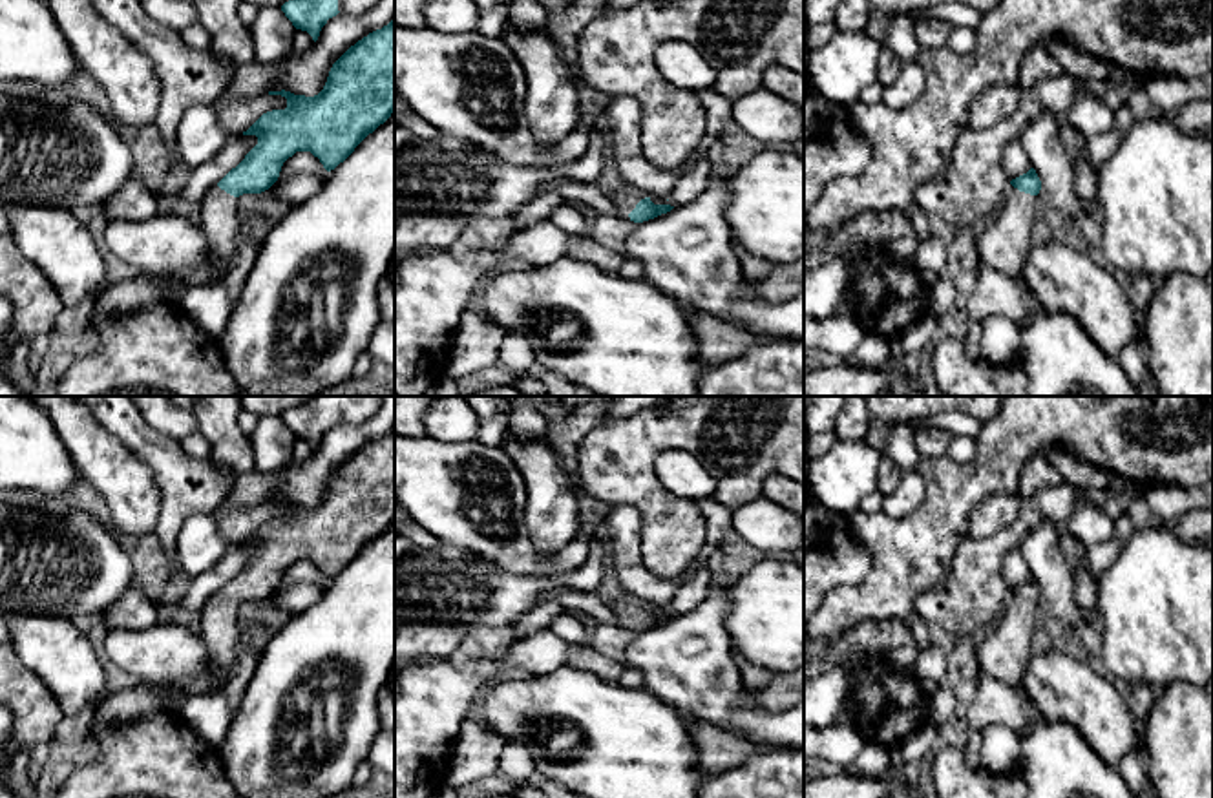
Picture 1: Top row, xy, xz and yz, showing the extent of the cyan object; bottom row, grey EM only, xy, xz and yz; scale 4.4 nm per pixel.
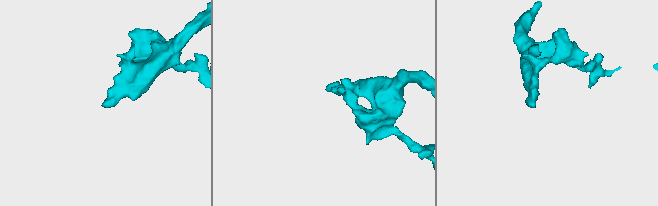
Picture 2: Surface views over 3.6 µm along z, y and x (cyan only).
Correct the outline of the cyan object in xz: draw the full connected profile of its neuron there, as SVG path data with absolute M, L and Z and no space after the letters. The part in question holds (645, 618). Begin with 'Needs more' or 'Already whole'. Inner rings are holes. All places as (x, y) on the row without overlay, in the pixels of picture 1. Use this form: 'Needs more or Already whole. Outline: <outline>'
Needs more. Outline: M630 597L614 601L610 606L616 612L617 625L634 632L654 628L674 617L670 614L654 614L650 606Z

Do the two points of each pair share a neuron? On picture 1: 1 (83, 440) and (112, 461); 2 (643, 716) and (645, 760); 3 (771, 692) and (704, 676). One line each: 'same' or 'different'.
1: same
2: same
3: different

